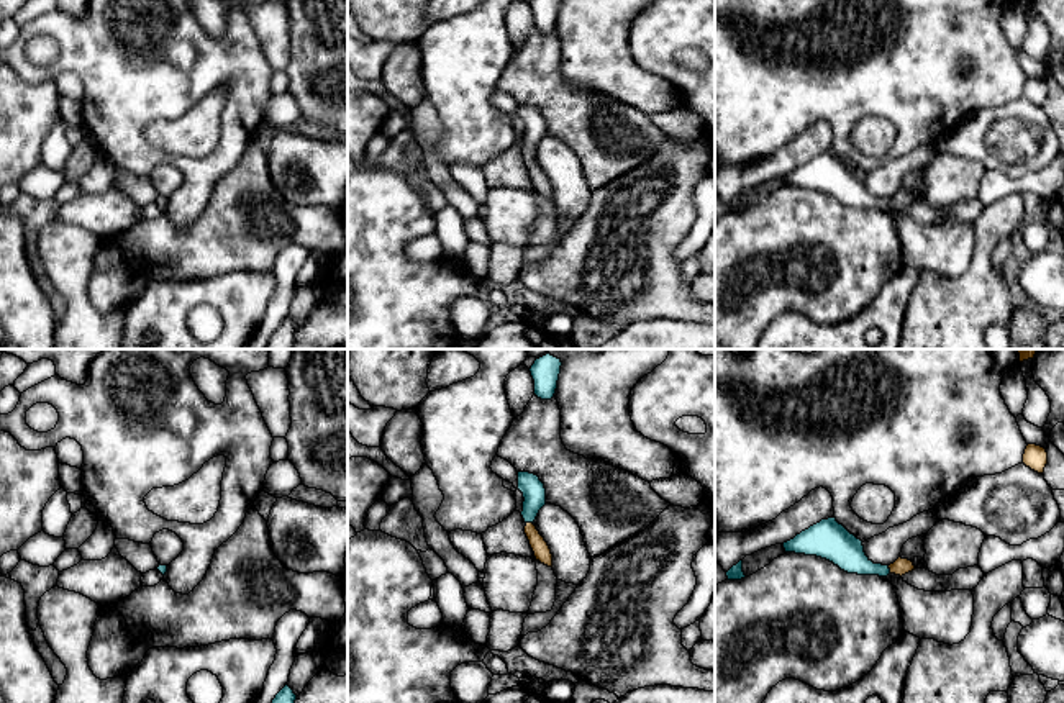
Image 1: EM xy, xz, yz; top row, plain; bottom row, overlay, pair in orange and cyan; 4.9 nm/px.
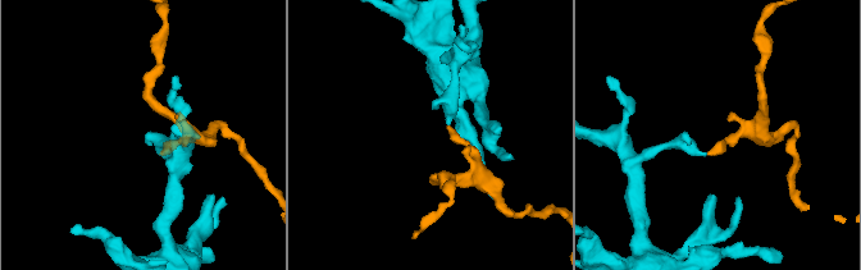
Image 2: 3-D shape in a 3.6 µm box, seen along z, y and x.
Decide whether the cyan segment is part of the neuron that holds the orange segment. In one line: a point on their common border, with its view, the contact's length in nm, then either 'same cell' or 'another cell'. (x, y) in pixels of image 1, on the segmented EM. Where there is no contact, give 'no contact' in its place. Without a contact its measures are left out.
meets orange in yz at (889, 567); contact 40 nm long; same cell

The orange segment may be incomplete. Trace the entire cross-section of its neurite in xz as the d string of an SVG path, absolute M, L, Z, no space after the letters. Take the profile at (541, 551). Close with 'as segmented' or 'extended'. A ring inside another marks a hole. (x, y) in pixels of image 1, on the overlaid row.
M518 472L518 490L523 493L525 498L521 516L526 523L525 534L530 541L534 557L541 564L552 567L551 549L544 537L536 529L536 526L533 524L539 510L546 505L544 483L534 474Z; extended

